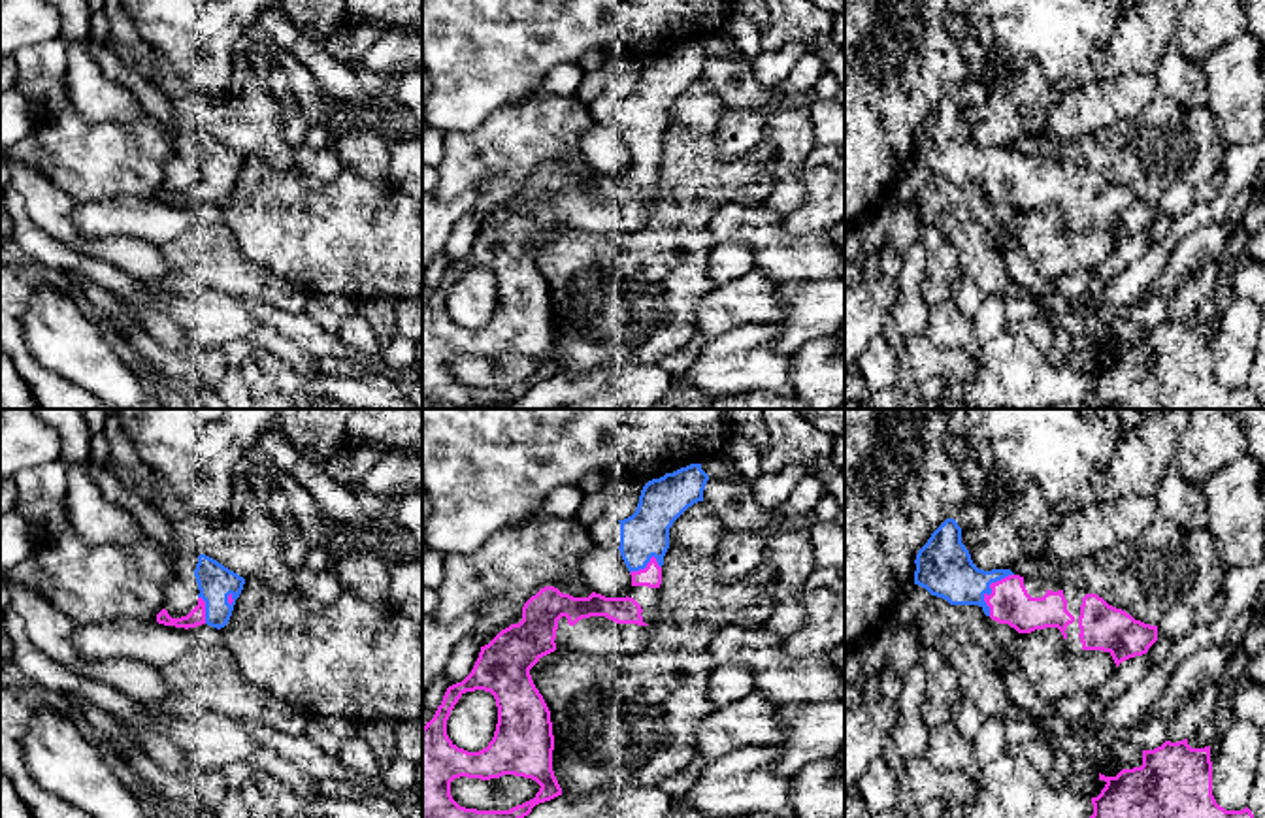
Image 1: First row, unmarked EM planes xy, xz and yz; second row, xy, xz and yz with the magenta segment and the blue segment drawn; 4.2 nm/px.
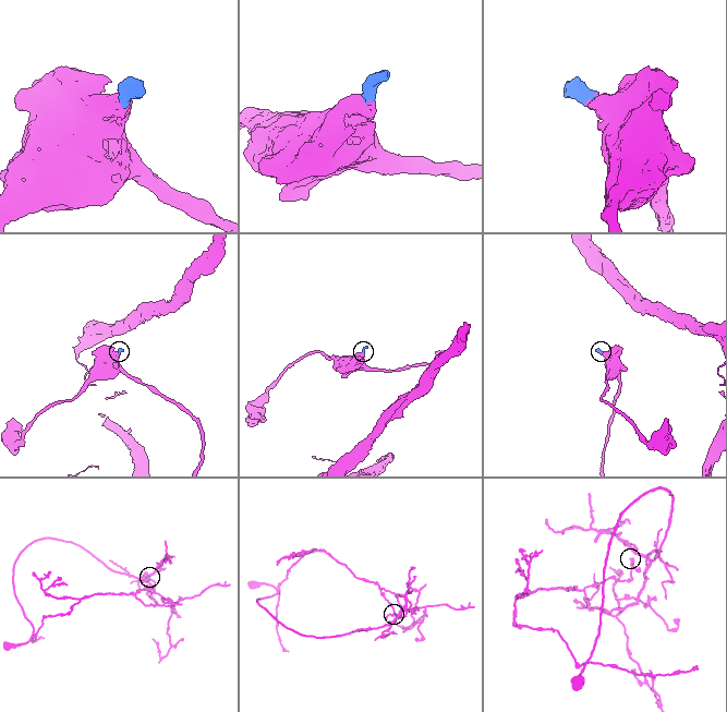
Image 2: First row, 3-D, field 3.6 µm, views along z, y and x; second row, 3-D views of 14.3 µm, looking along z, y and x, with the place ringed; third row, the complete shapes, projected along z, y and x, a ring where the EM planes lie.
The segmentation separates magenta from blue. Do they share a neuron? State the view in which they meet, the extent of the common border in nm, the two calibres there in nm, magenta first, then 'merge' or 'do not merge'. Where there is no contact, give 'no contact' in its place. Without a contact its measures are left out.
meets magenta in yz; contact 220 nm long; 180 nm thick on the magenta side, 240 nm on the other; merge

